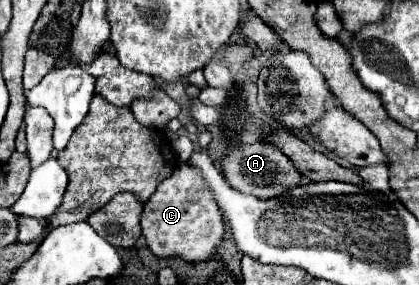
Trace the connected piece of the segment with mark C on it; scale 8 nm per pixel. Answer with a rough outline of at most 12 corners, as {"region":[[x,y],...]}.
{"region":[[179,163],[145,203],[155,257],[207,261],[225,225],[199,169]]}

